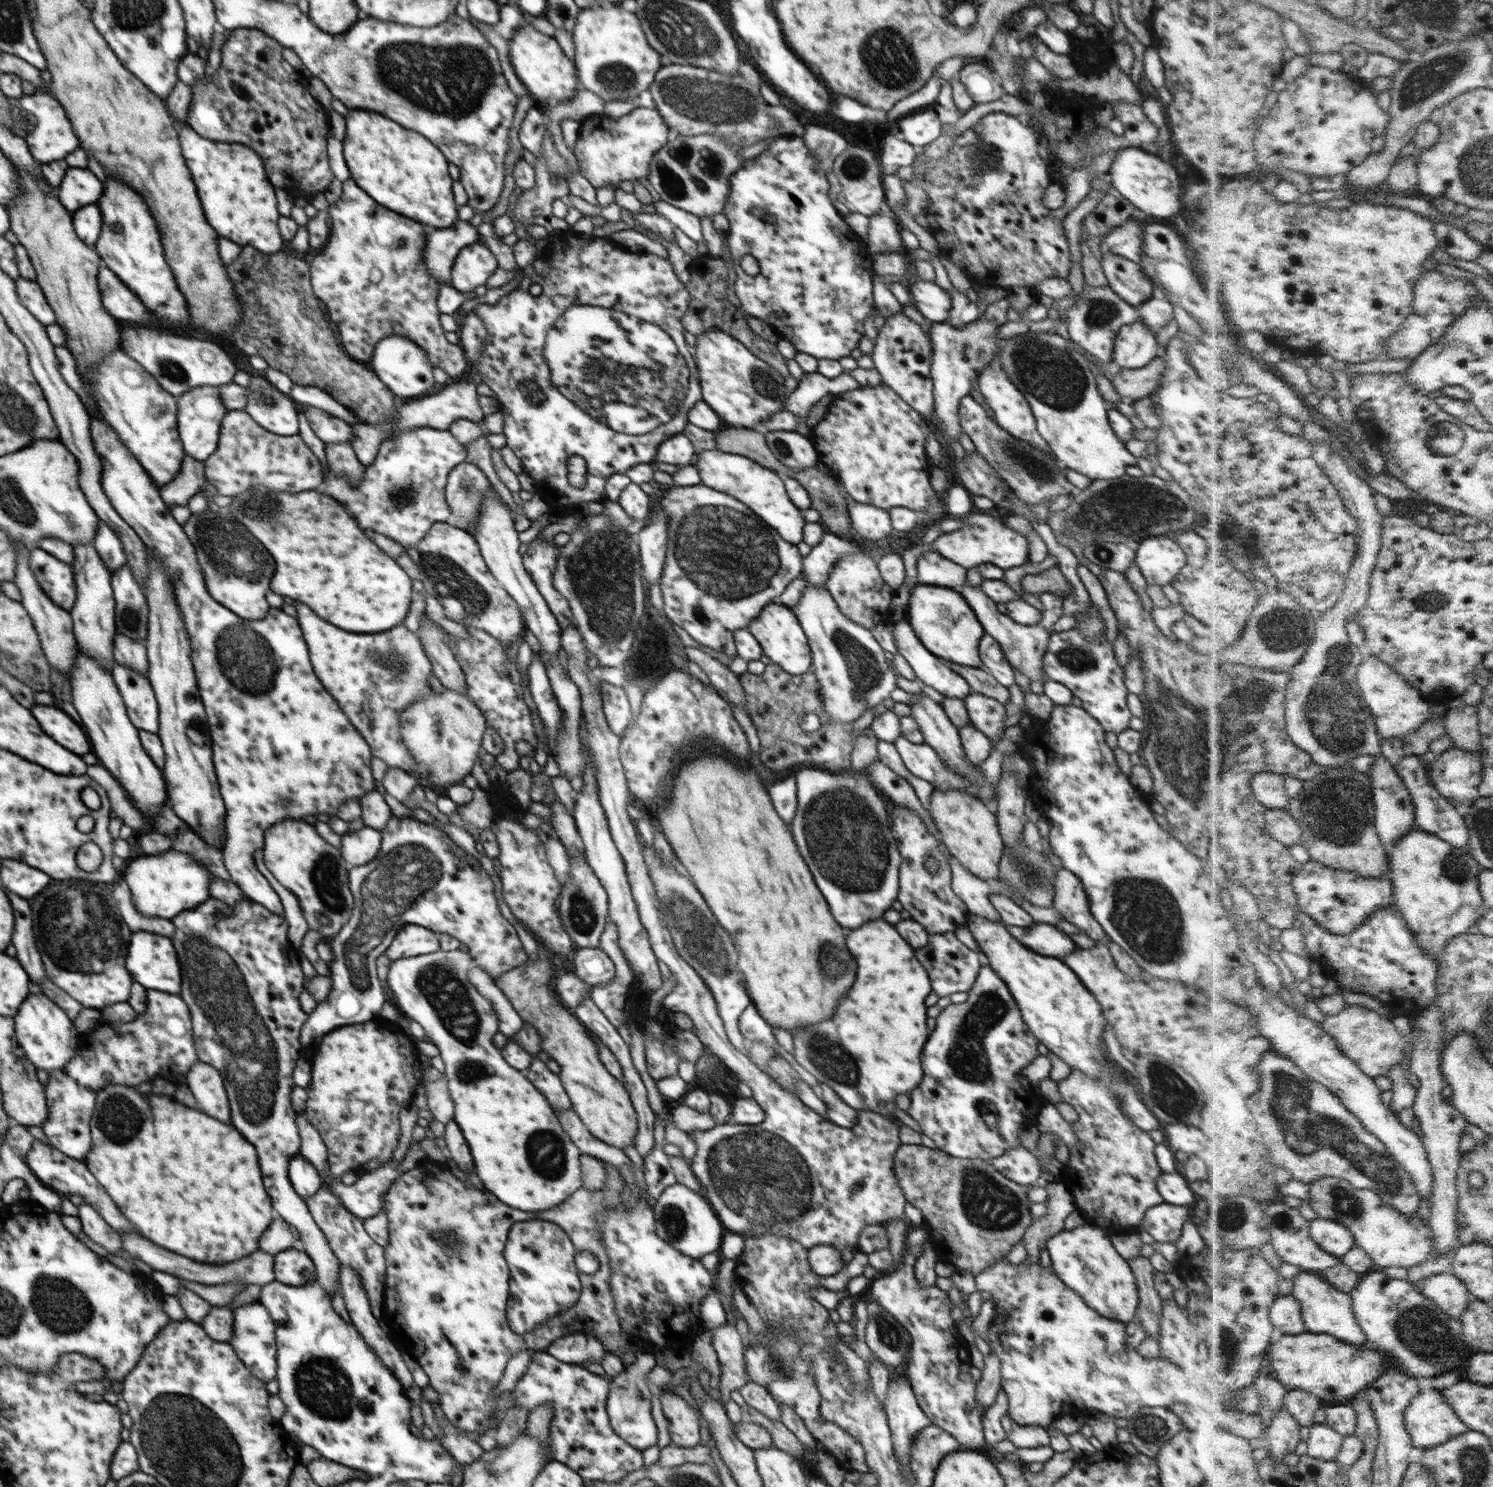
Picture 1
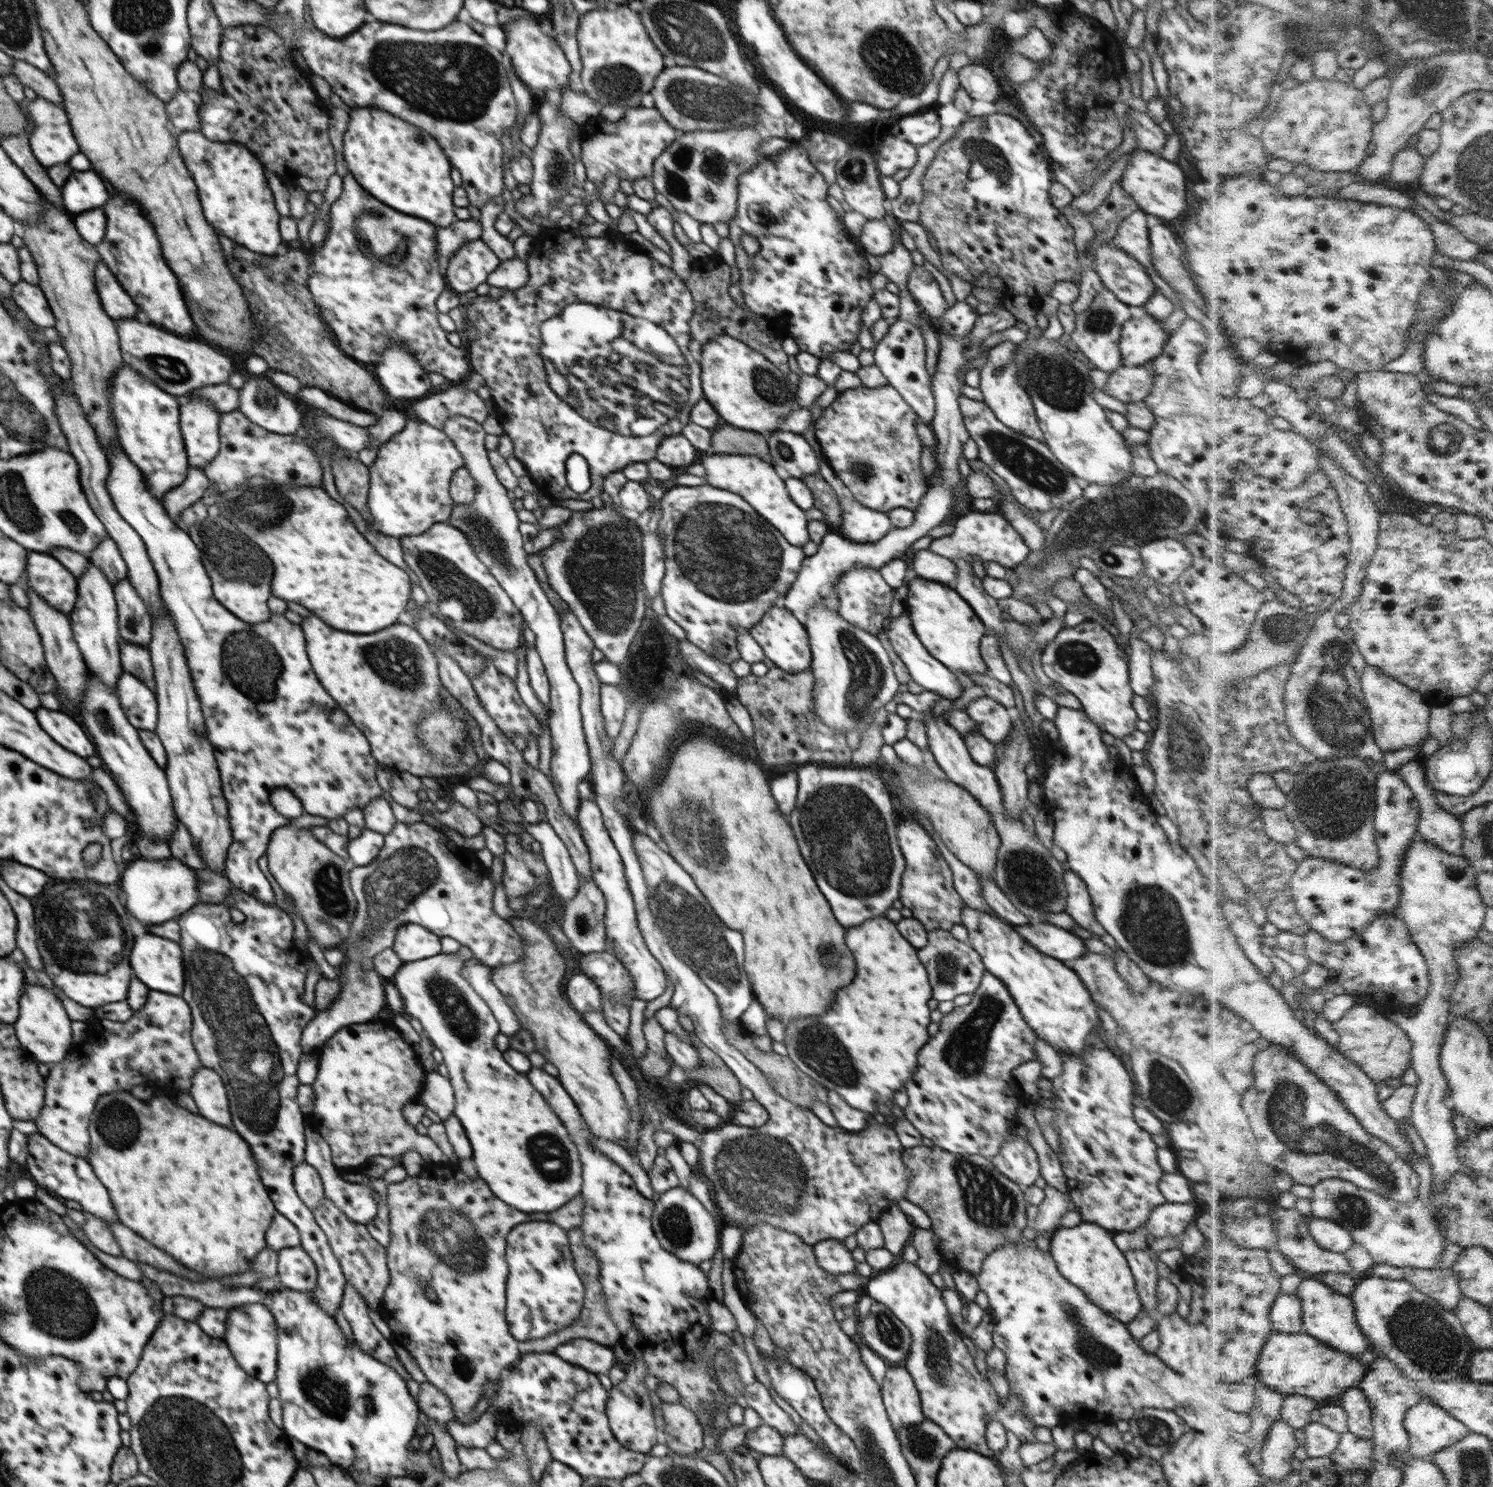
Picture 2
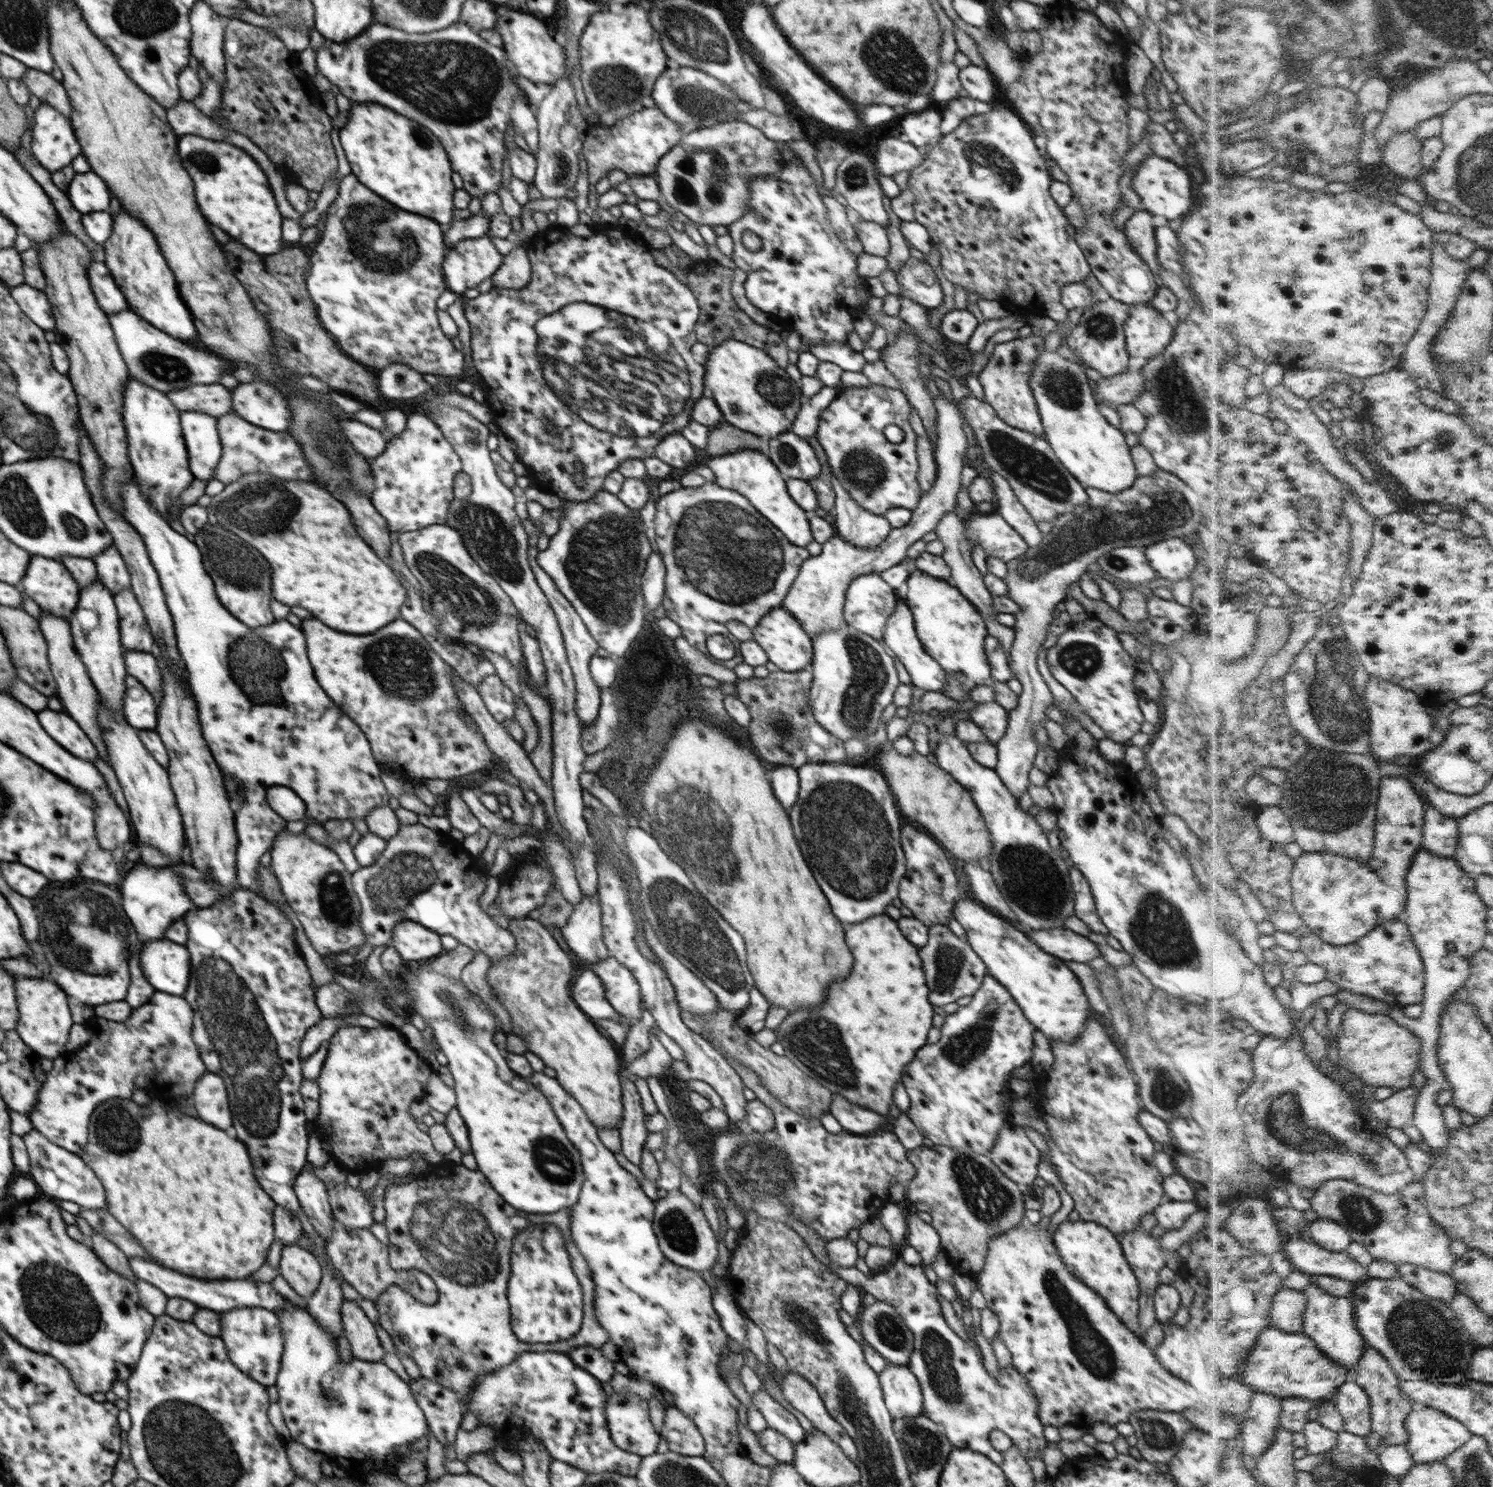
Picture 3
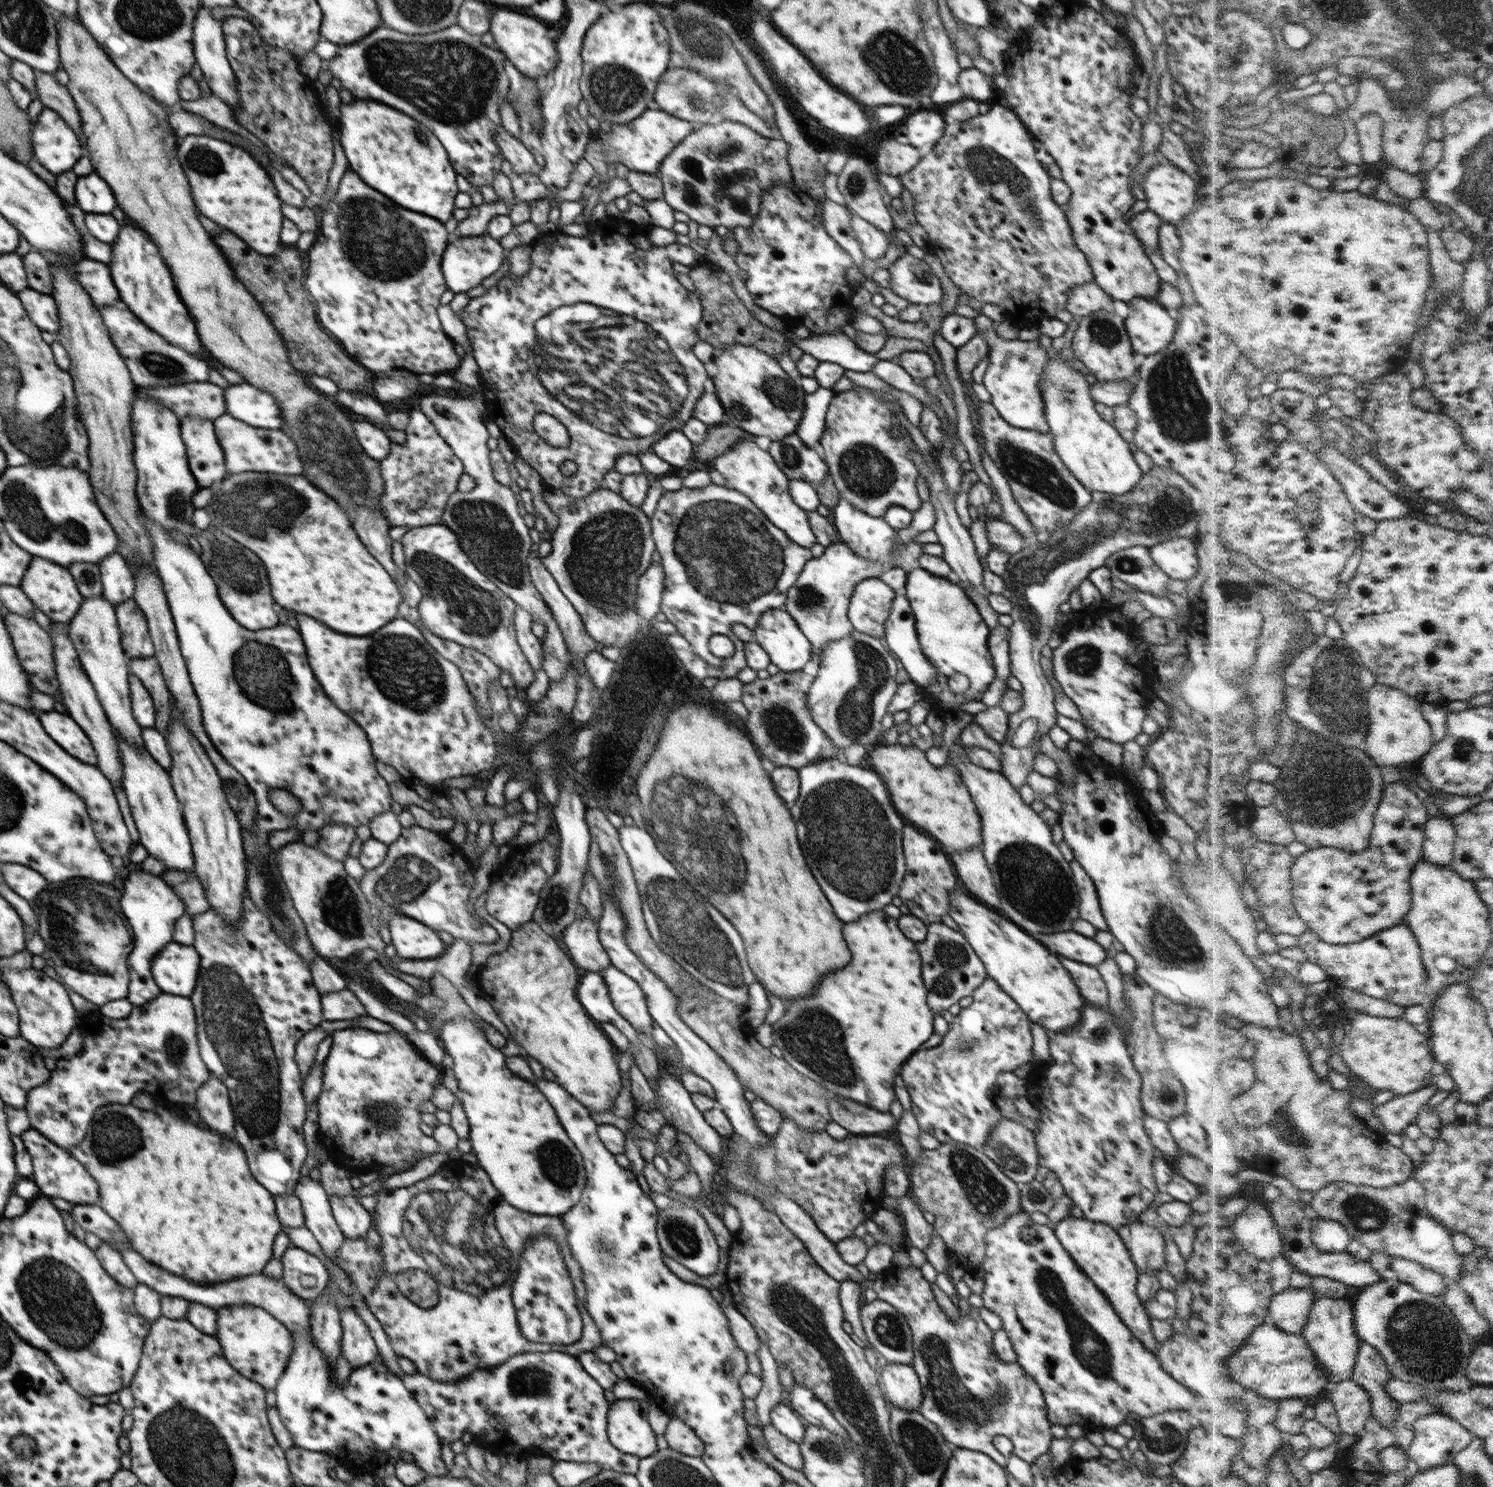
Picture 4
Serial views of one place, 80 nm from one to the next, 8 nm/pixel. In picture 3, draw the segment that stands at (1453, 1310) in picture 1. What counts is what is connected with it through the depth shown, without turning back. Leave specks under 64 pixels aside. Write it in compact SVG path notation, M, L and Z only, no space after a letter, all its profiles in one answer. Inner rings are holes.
M1404 1263L1400 1273L1424 1294L1442 1299L1448 1306L1458 1294L1459 1288L1452 1272L1440 1272L1414 1263Z

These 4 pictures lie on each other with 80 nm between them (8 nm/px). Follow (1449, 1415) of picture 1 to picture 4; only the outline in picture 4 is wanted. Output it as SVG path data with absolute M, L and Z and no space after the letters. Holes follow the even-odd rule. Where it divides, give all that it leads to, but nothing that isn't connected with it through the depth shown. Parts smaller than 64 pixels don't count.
M1445 1412L1420 1417L1414 1428L1416 1441L1409 1456L1417 1460L1422 1471L1454 1462L1475 1439L1471 1430Z

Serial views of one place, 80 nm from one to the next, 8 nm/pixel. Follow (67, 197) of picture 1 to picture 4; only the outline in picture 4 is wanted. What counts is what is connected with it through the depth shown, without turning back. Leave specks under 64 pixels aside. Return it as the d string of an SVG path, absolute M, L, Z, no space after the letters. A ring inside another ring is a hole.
M92 172L77 178L76 202L85 213L111 214L117 202L108 183Z

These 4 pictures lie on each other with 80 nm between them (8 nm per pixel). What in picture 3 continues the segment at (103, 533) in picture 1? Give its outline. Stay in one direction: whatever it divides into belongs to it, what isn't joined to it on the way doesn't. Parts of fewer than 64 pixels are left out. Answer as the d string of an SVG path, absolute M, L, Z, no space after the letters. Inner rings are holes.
M111 544L104 552L97 554L93 561L96 563L97 574L102 585L112 594L130 589L128 567L117 547Z

